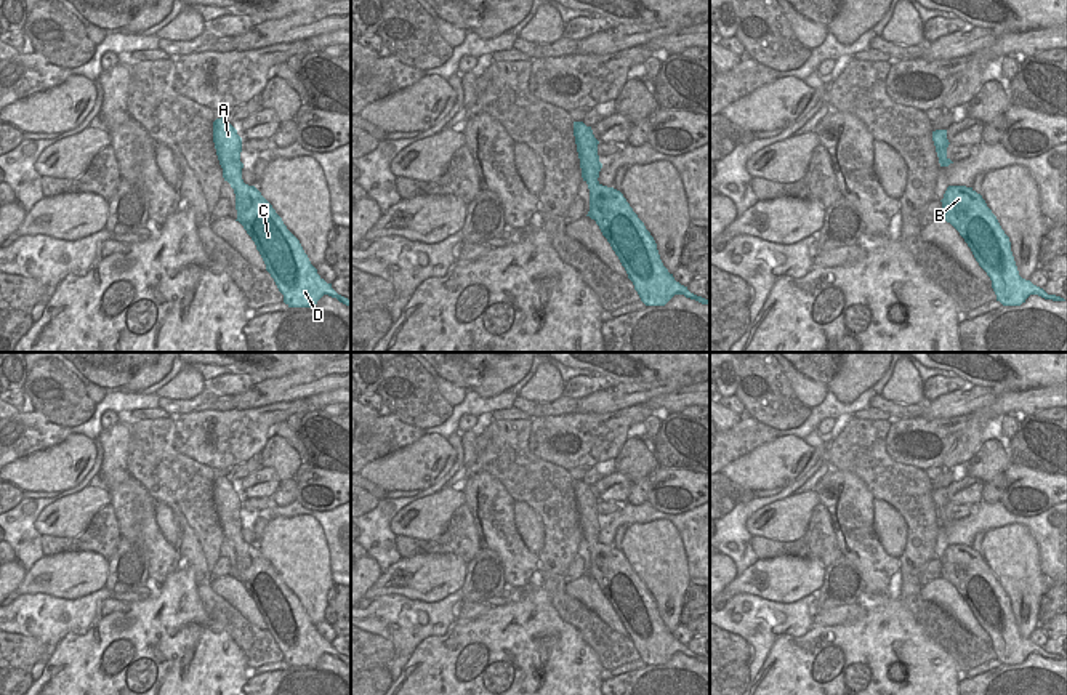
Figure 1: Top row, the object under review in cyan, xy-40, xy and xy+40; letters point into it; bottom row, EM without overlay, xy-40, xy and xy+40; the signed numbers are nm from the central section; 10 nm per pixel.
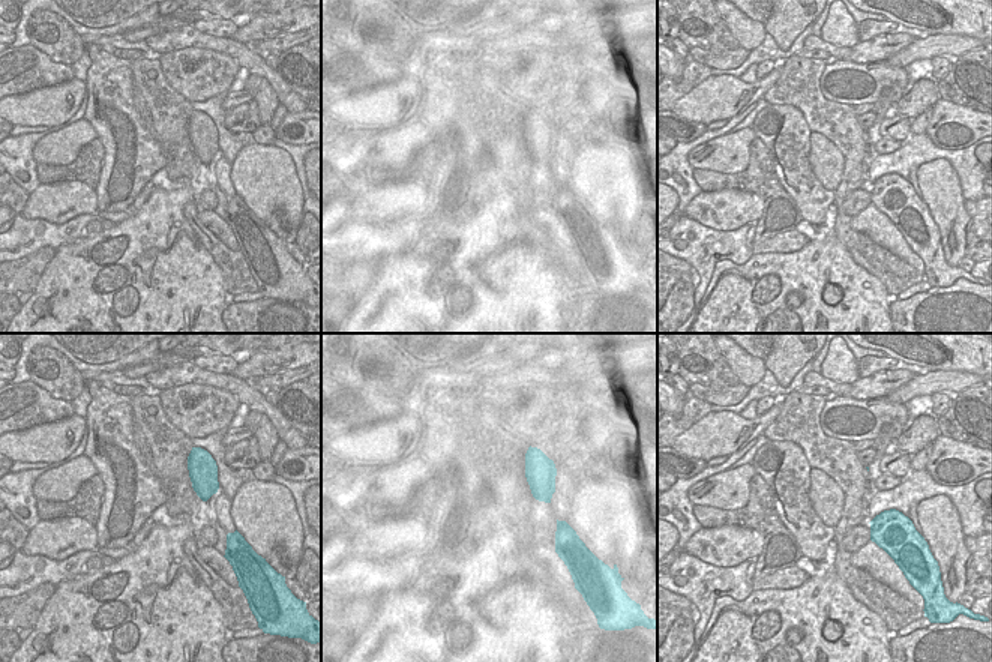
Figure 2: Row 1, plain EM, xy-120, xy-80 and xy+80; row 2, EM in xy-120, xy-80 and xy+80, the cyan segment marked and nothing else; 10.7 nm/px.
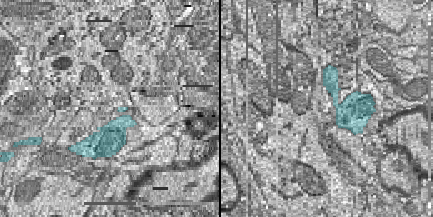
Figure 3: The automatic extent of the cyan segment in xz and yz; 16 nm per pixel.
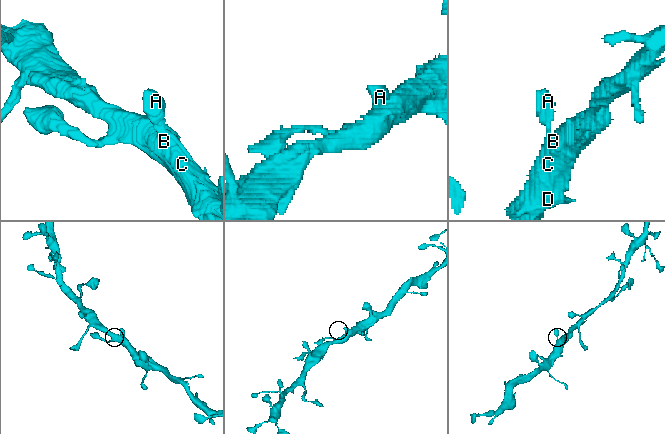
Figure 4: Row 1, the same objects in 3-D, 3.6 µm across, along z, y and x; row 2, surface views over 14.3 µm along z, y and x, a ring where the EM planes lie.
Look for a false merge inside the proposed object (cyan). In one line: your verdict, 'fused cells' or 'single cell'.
single cell

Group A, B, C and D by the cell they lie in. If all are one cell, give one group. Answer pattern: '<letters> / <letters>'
A B C D

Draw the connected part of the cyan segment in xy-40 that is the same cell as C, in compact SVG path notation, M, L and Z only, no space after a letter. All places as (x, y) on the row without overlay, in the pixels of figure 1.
M226 476L213 480L213 501L223 527L223 536L236 552L236 580L244 585L255 601L266 629L284 653L284 661L288 666L311 666L324 653L328 653L351 665L348 657L338 653L332 642L327 642L317 633L300 599L287 588L272 564L255 544L244 541L242 496Z

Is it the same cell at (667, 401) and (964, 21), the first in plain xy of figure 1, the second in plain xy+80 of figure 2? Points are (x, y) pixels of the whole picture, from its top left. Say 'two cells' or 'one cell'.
two cells

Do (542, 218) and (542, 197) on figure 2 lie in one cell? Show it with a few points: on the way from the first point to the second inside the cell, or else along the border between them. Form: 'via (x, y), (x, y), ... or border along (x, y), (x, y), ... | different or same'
border along (550, 204), (533, 210) | different

